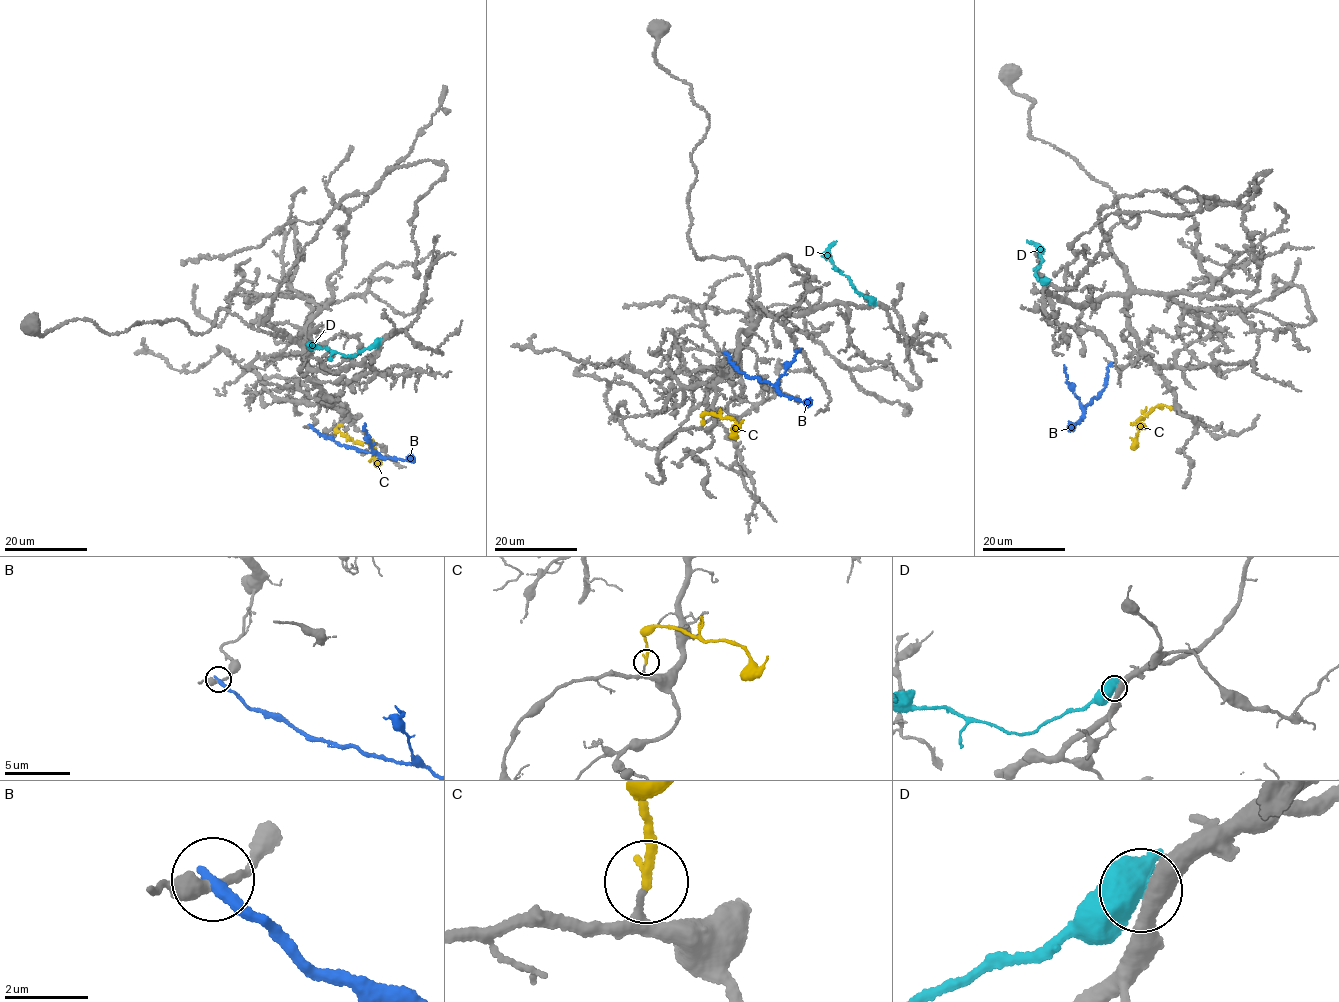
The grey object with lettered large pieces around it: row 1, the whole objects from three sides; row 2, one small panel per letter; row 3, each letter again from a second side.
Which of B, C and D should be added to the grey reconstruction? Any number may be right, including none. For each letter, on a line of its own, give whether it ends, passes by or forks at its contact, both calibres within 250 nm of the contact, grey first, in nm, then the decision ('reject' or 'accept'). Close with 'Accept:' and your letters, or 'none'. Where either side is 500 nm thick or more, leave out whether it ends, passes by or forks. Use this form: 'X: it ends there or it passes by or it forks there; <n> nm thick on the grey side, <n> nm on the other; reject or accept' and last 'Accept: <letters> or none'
B: it ends there; 360 nm thick on the grey side, 320 nm on the other; reject
C: it ends there; 170 nm thick on the grey side, 240 nm on the other; accept
D: 480 nm thick on the grey side, 900 nm on the other; reject
Accept: C

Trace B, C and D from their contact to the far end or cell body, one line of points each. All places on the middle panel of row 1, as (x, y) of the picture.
B: (725, 353), (739, 372), (772, 384), (801, 349)
C: (703, 424), (702, 416), (707, 413), (733, 419), (737, 430), (732, 432), (736, 436)
D: (874, 303), (854, 290), (848, 277), (835, 269), (828, 249), (836, 241)

